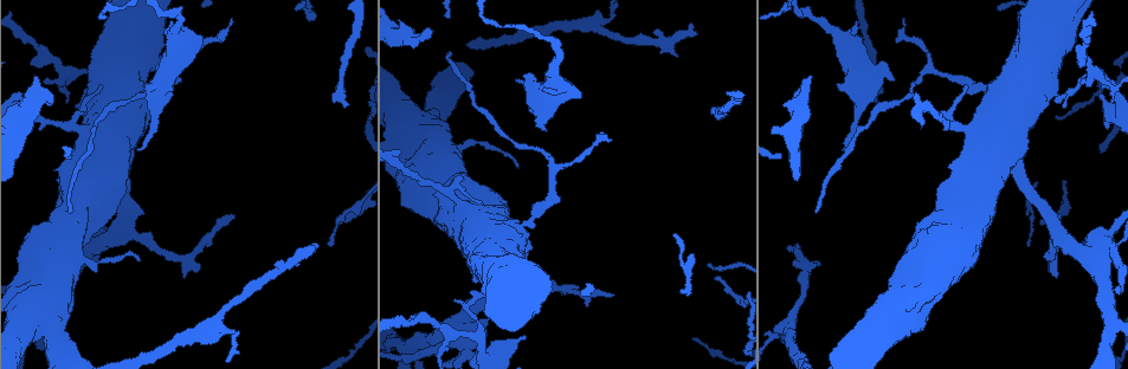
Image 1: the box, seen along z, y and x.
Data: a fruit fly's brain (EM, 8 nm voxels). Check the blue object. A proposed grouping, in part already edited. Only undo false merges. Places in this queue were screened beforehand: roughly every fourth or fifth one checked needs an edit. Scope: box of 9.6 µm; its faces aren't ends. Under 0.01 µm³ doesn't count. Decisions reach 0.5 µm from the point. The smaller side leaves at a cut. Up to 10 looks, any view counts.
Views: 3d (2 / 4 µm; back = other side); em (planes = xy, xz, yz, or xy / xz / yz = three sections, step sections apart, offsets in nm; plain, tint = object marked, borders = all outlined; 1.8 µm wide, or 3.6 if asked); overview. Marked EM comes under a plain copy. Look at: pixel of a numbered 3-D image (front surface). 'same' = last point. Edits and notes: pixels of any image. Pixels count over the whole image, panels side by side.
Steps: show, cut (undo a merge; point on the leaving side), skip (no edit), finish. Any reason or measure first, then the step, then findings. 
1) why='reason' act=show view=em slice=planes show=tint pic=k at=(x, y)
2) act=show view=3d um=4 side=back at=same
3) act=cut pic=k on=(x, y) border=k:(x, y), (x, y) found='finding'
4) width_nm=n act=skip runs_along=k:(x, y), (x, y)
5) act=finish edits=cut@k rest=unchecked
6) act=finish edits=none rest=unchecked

why='calibre changes' act=show view=3d um=4 pic=1 at=(452, 149)

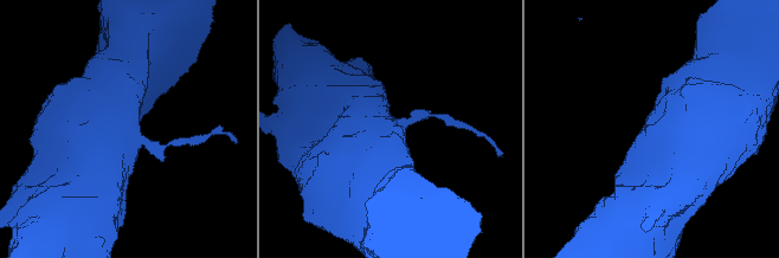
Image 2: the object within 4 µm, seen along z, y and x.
why='now the EM' act=show view=em um=3.6 slice=planes show=borders pic=2 at=(132, 139)

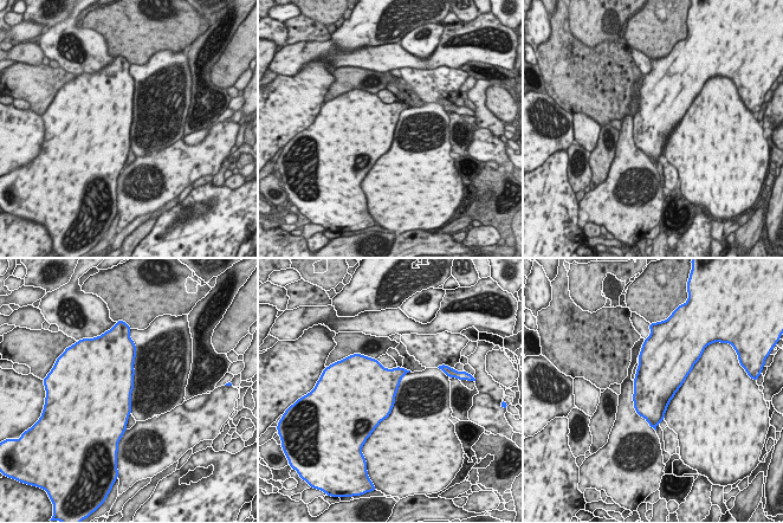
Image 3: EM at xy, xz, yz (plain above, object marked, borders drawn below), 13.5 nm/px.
act=skip found='one neuron here'

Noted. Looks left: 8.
why='abrupt turn' act=show view=em slice=planes show=tint pic=1 at=(478, 332)

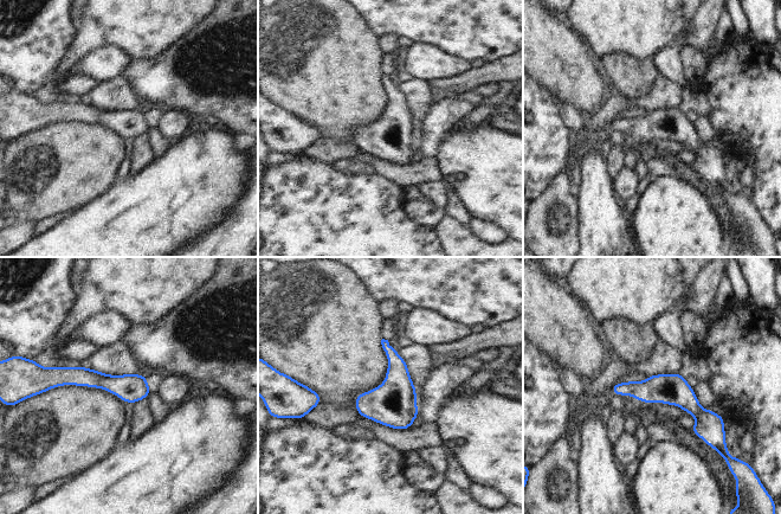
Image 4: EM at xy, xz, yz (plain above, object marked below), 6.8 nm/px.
act=skip found='all the same neuron'

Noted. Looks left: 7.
why='thick turns thin' act=show view=em um=3.6 slice=xy step=16 show=tint pic=1 at=(514, 232)

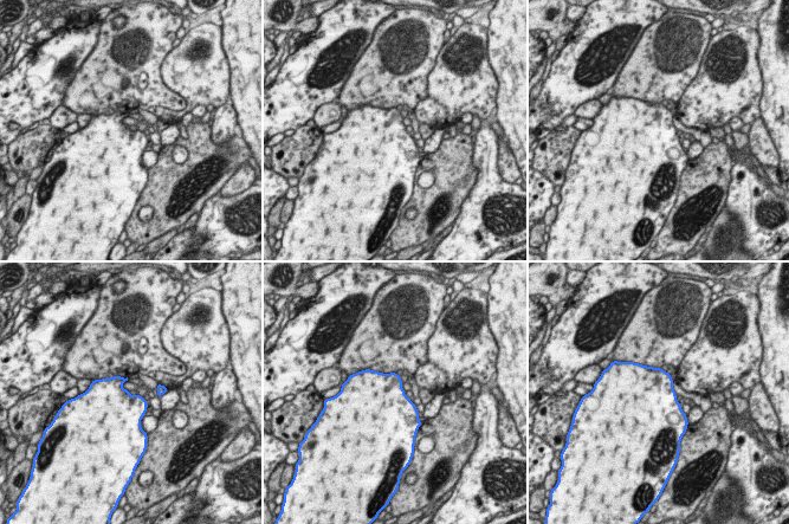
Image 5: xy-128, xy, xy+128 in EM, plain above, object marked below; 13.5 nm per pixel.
act=show view=em um=3.6 slice=planes show=borders at=same

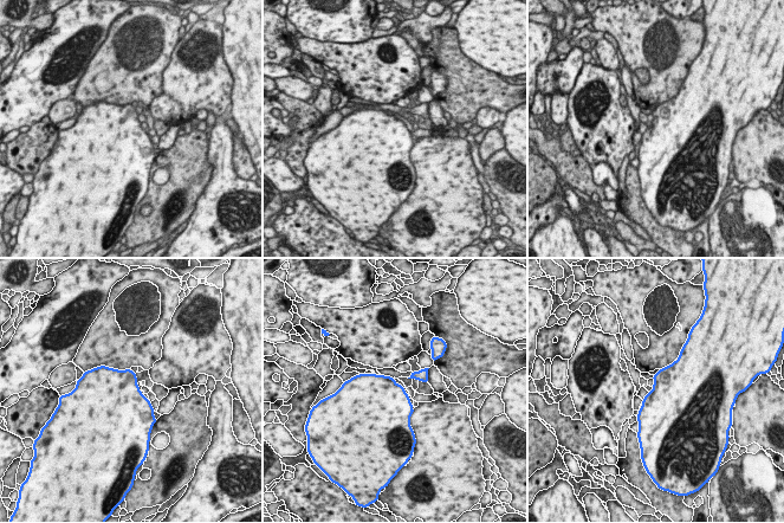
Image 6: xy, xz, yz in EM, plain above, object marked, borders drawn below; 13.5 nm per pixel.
act=skip found='all the same neuron'

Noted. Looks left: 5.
why='calibre changes' act=show view=3d um=4 pic=1 at=(1103, 253)

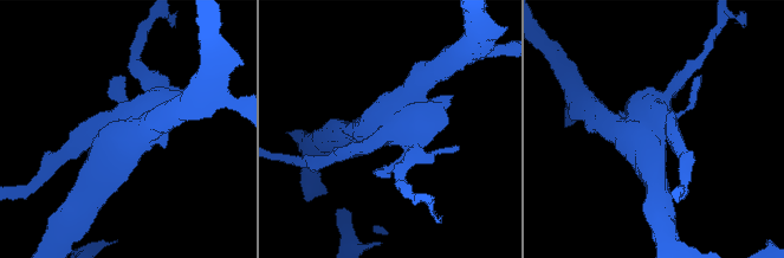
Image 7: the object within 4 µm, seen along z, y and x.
why='now the EM' act=show view=em um=3.6 slice=xy step=8 show=tint pic=7 at=(391, 126)

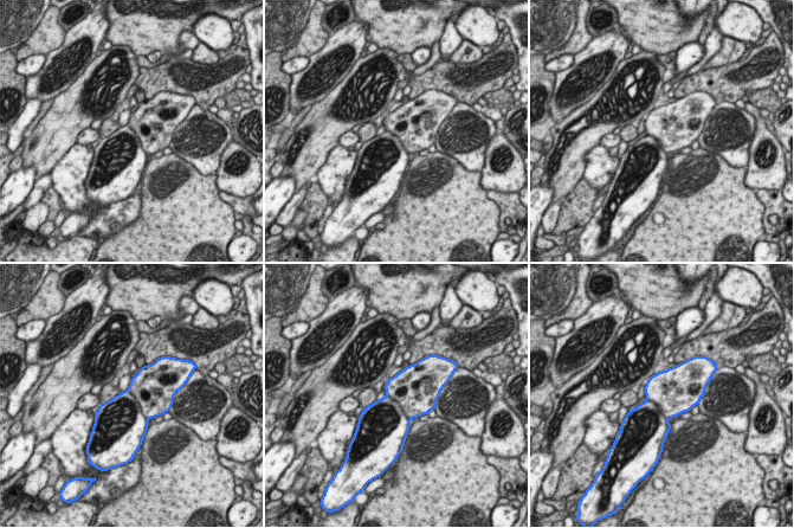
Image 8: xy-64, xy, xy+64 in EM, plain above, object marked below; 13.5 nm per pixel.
act=show view=em um=3.6 slice=planes show=tint at=same

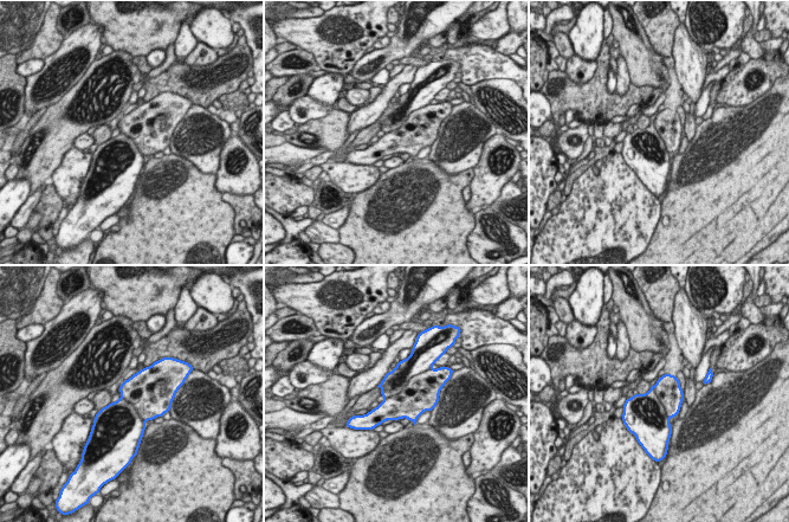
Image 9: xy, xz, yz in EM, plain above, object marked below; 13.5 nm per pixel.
act=cut pic=9 on=(421, 394) border=9:(427, 371), (386, 400) found='a second neuron is stuck on'

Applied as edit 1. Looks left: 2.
act=finish edits=cut@9 rest=unchecked

